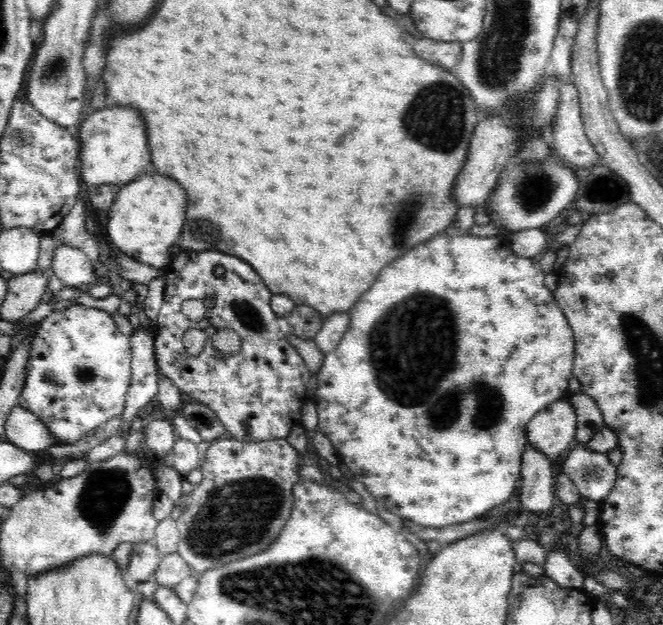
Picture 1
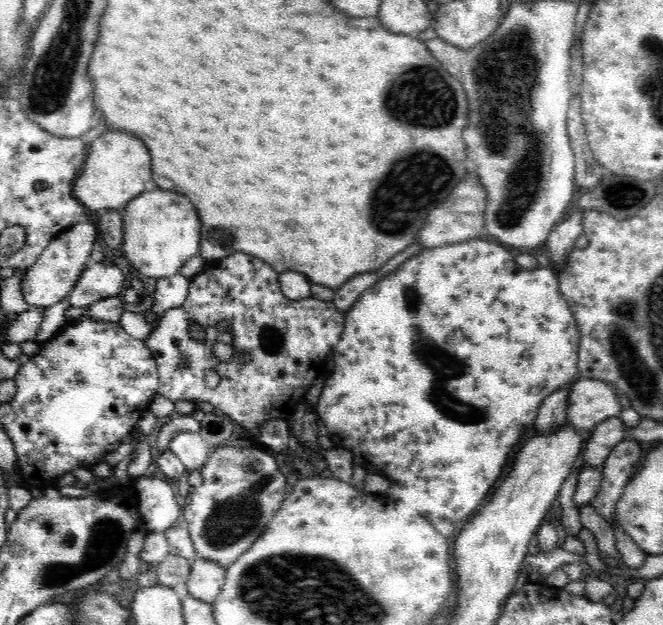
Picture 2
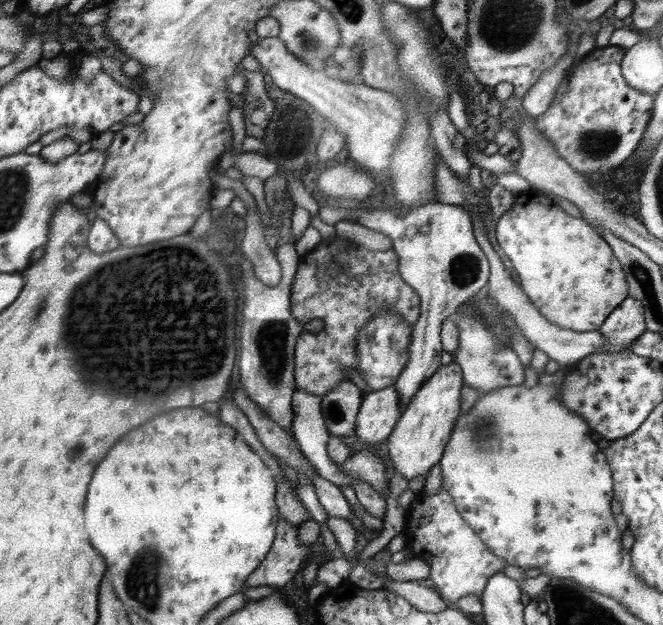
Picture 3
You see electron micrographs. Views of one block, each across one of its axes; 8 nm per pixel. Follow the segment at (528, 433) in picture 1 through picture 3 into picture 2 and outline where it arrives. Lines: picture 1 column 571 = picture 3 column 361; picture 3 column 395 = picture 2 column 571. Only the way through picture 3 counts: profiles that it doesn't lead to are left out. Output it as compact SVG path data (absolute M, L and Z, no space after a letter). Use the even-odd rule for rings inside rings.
M580 378L568 393L567 423L576 430L593 430L599 422L620 414L626 404L610 382Z

